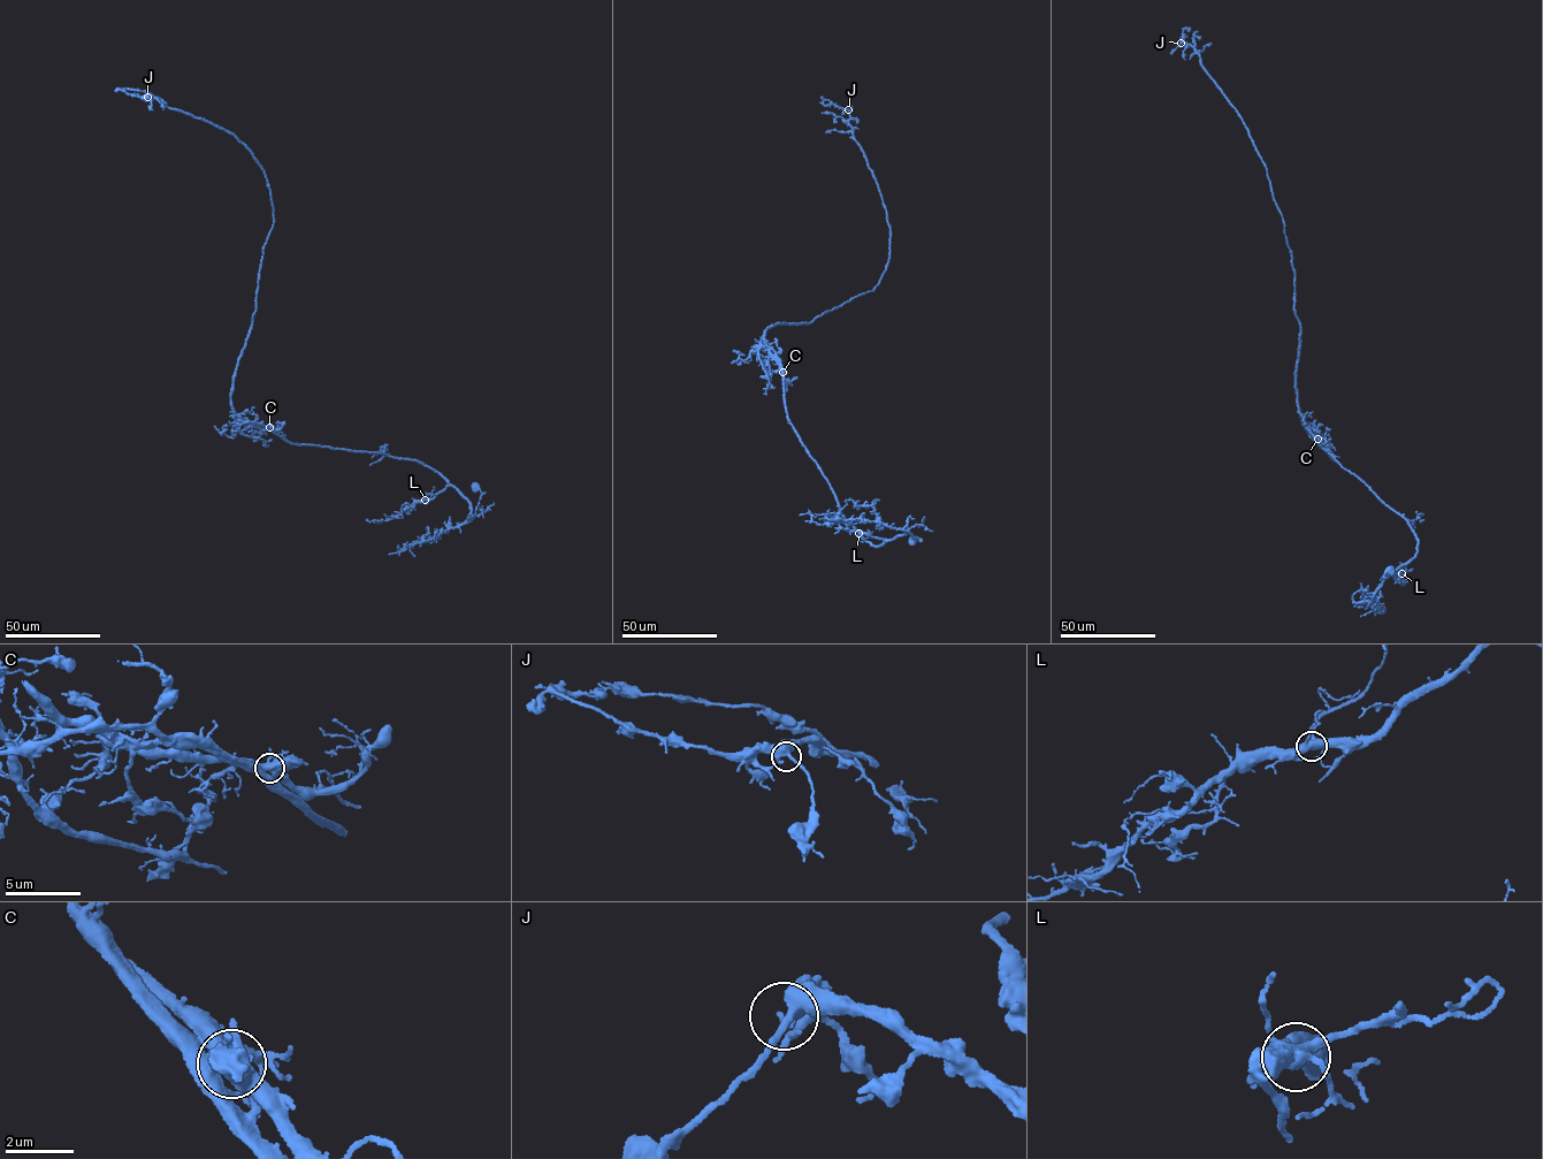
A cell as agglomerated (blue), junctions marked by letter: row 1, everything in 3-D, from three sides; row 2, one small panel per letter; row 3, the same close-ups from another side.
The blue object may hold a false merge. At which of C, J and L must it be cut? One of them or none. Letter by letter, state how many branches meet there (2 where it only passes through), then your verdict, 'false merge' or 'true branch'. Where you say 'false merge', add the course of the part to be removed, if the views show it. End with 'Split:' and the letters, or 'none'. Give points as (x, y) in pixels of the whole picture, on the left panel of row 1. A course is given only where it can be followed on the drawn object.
C: 4 branches meet; false merge; foreign part runs (269, 427), (235, 413), (231, 390), (273, 222), (265, 172), (226, 130), (158, 97), (124, 89)
J: 4 branches meet; true branch
L: 5 branches meet; true branch
Split: C

